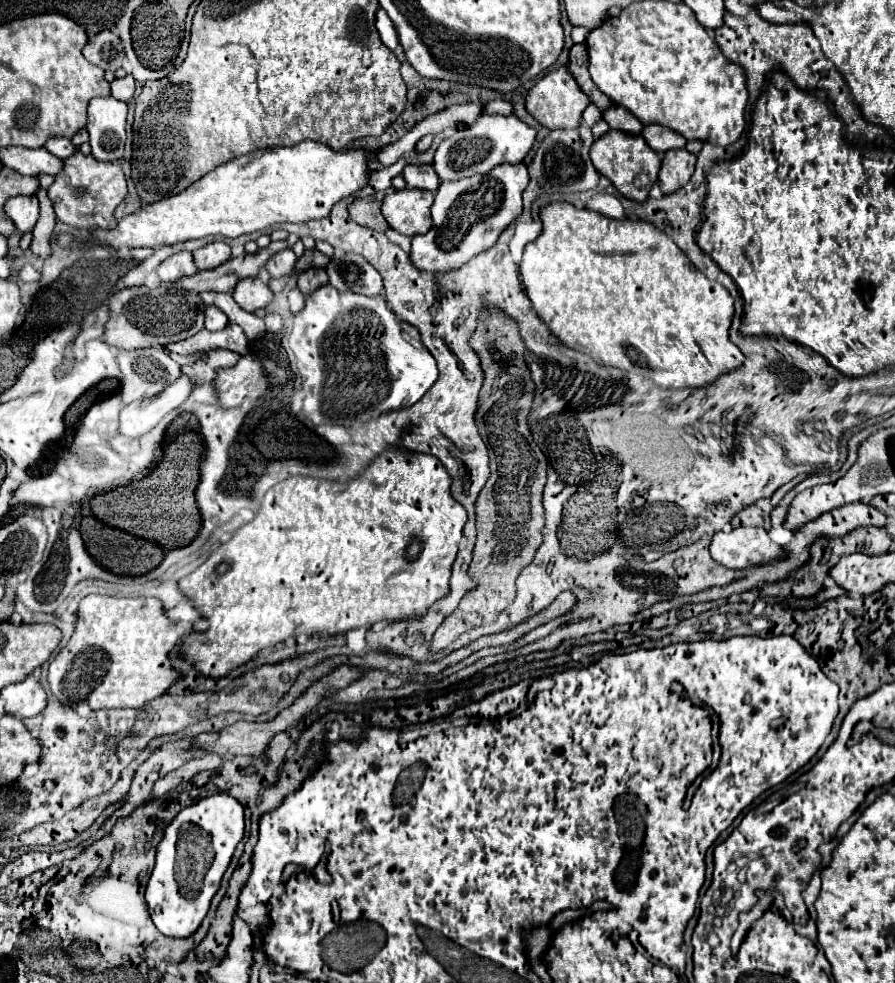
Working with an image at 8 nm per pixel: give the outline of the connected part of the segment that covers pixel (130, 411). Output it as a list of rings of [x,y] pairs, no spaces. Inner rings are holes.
[[[182,372],[180,378],[174,380],[168,388],[164,388],[162,394],[158,394],[154,398],[144,398],[144,400],[128,404],[120,412],[120,434],[128,436],[128,438],[144,436],[156,424],[156,428],[160,428],[158,430],[163,430],[164,432],[165,427],[173,421],[174,417],[178,416],[176,408],[184,403],[188,396],[192,394],[192,390],[195,389],[196,380]],[[166,414],[170,414],[167,421],[164,420]]]

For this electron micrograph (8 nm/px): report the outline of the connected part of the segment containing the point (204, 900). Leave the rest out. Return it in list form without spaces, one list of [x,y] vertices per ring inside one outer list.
[[[230,794],[202,798],[168,822],[156,846],[156,866],[146,884],[146,906],[154,926],[162,934],[186,938],[198,930],[242,836],[244,808]]]

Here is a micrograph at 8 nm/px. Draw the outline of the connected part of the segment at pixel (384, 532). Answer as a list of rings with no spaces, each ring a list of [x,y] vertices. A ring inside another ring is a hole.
[[[386,448],[380,456],[376,456],[368,464],[368,468],[362,474],[358,474],[356,478],[352,478],[348,482],[318,480],[318,478],[308,478],[308,476],[292,476],[292,478],[278,482],[276,486],[272,486],[266,492],[256,518],[250,524],[242,526],[230,540],[220,544],[200,568],[196,568],[192,574],[188,574],[180,580],[182,592],[194,600],[194,606],[208,622],[208,628],[204,630],[208,642],[202,642],[196,636],[192,636],[190,642],[182,648],[184,658],[194,662],[194,666],[204,676],[220,678],[220,676],[226,676],[236,666],[248,662],[262,648],[274,648],[278,642],[284,642],[290,636],[292,638],[296,638],[300,634],[312,636],[312,634],[320,634],[322,630],[326,630],[328,634],[338,634],[338,632],[348,632],[352,628],[360,628],[366,624],[376,624],[384,618],[402,620],[402,618],[412,618],[412,616],[424,614],[436,600],[440,600],[448,594],[450,568],[456,560],[458,542],[460,542],[462,530],[468,522],[466,510],[452,498],[450,486],[452,486],[452,480],[436,456],[422,454],[422,452],[408,452],[404,448]]]

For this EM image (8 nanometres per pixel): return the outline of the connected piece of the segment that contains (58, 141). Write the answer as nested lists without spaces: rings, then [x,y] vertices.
[[[52,138],[44,144],[44,148],[48,148],[48,152],[52,152],[54,156],[58,156],[60,160],[66,160],[68,156],[72,156],[76,152],[76,148],[72,146],[70,140],[66,138]]]

